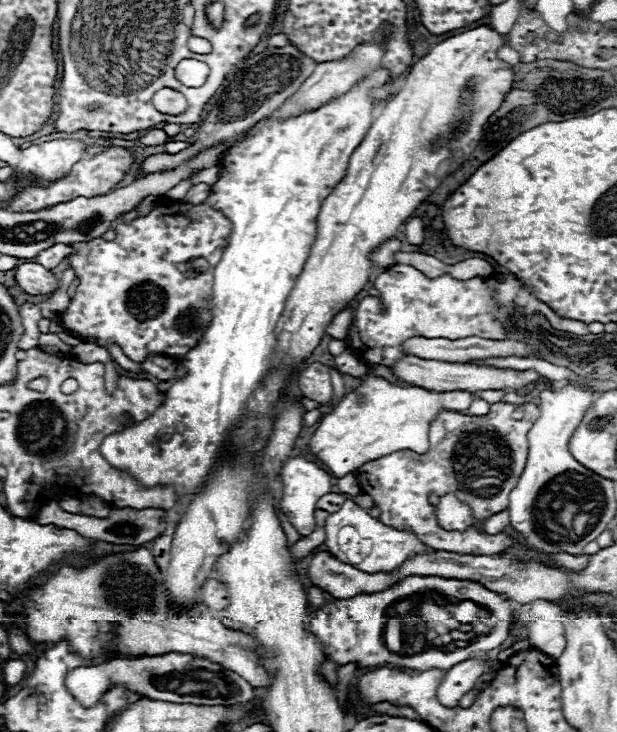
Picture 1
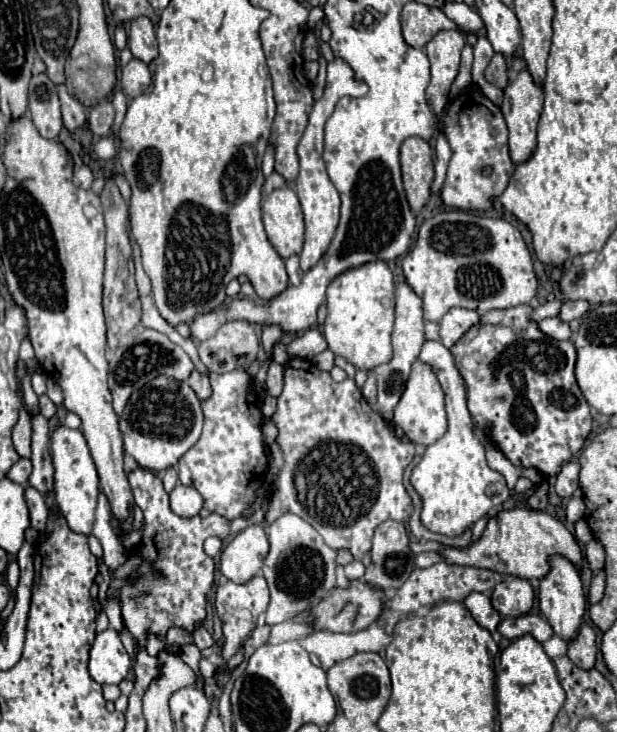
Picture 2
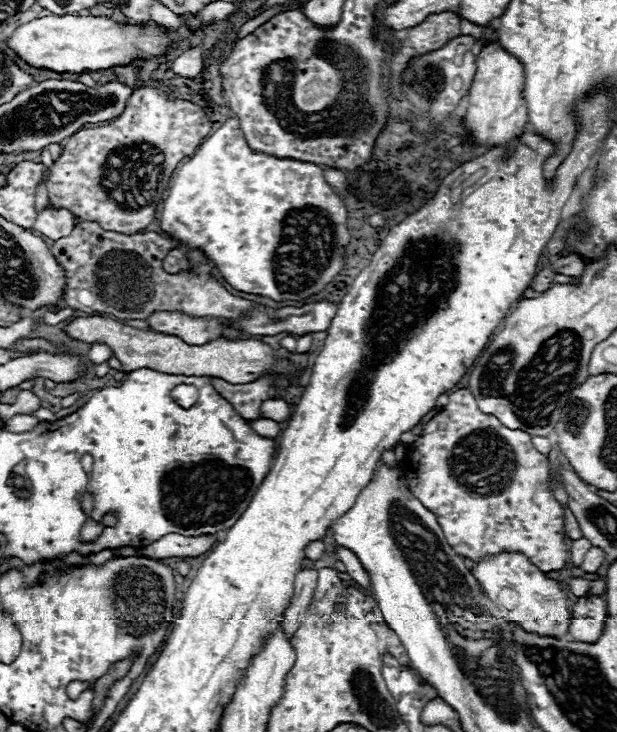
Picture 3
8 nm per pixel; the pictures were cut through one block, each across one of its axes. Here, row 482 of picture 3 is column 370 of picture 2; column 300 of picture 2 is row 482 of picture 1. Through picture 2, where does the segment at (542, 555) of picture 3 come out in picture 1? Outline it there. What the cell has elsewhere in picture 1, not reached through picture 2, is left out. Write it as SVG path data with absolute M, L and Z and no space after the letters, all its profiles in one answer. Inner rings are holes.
M496 402L490 408L490 414L486 416L464 416L458 412L442 412L438 420L434 420L432 430L430 430L430 452L426 454L416 454L412 450L398 450L390 452L378 460L366 462L360 466L354 474L360 482L360 486L366 490L368 496L374 498L376 508L380 508L378 520L382 524L392 526L392 528L410 528L416 532L416 536L430 548L442 548L446 552L462 552L462 556L500 556L504 550L512 548L514 542L508 538L506 532L500 532L496 536L490 536L486 532L480 532L478 528L470 526L464 532L460 530L444 530L438 524L436 518L436 506L430 504L430 494L436 496L446 496L454 492L458 500L468 504L474 512L474 516L484 522L492 514L498 514L508 508L508 496L516 488L526 460L528 460L528 430L532 424L538 420L538 406L536 404L522 404L524 408L524 418L522 420L512 420L512 412L518 408L518 404L508 404L508 402Z

